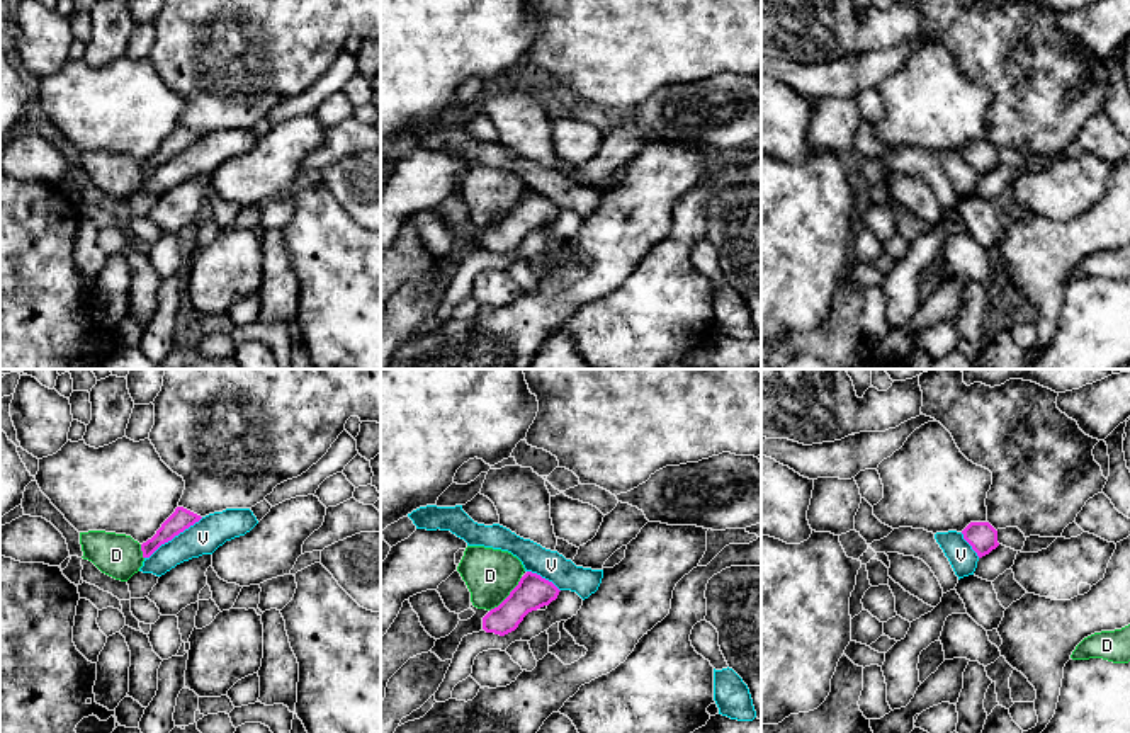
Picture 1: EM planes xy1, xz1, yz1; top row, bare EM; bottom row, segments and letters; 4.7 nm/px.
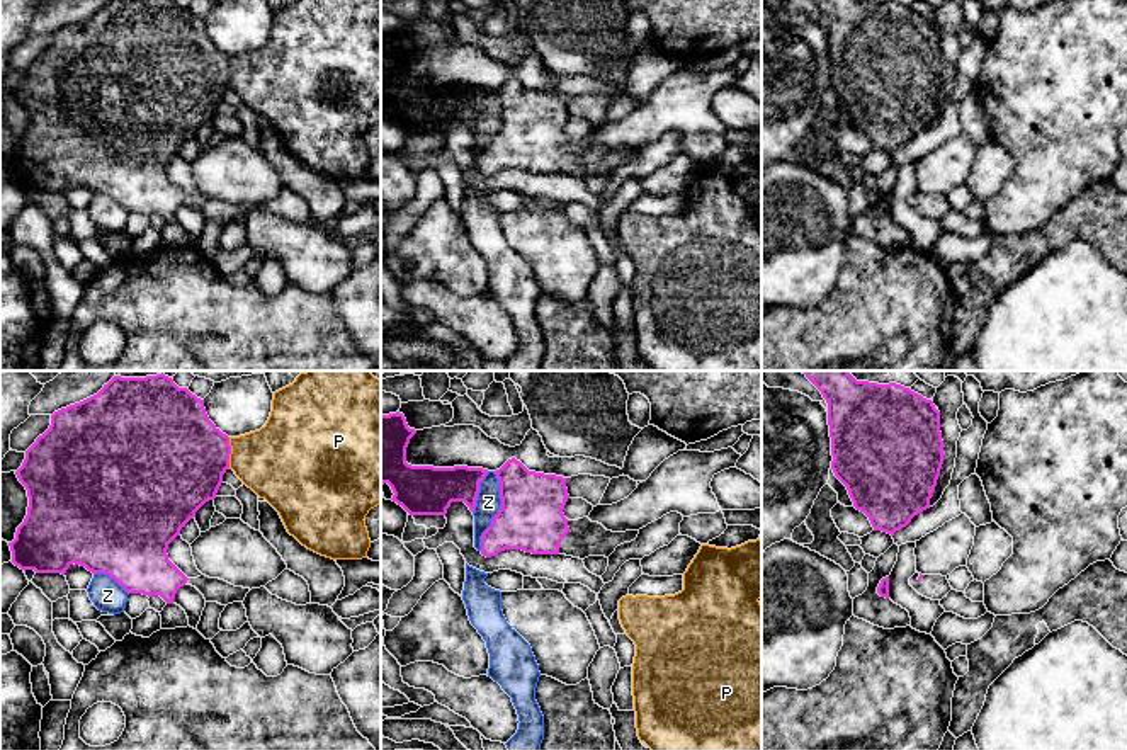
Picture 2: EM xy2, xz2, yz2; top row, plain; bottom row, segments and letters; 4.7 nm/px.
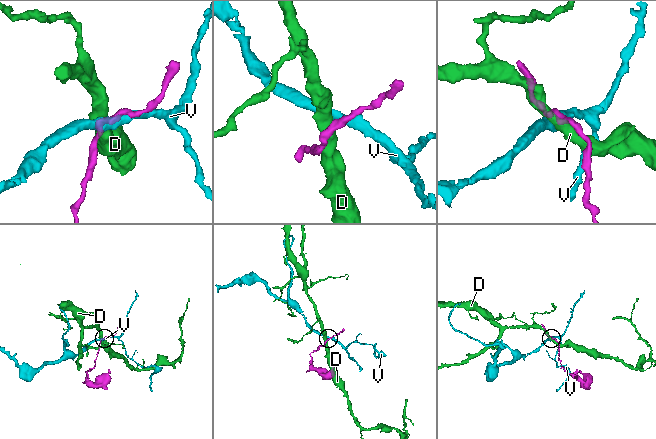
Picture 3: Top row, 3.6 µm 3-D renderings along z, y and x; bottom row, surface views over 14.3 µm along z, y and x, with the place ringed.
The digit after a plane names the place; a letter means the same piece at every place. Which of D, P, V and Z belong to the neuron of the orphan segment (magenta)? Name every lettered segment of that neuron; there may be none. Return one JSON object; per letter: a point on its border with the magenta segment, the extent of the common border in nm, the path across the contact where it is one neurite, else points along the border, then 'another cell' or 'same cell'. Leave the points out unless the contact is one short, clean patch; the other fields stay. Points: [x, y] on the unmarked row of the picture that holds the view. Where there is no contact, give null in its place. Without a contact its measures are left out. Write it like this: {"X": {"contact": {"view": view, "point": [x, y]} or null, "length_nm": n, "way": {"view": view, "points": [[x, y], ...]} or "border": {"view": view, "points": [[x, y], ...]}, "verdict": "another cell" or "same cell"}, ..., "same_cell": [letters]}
{"D": {"contact": {"view": "xz1", "point": [508, 215]}, "length_nm": 220, "verdict": "another cell"}, "P": {"contact": {"view": "xy2", "point": [230, 72]}, "length_nm": 150, "border": {"view": "xy2", "points": [[228, 56], [230, 87]]}, "verdict": "another cell"}, "V": {"contact": {"view": "xy1", "point": [174, 155]}, "length_nm": 340, "border": {"view": "xy1", "points": [[203, 136], [162, 162], [145, 177]]}, "verdict": "another cell"}, "Z": {"contact": {"view": "xz2", "point": [498, 130]}, "length_nm": 380, "border": {"view": "xz2", "points": [[495, 90], [500, 128], [483, 152], [480, 169]]}, "verdict": "another cell"}, "same_cell": []}

